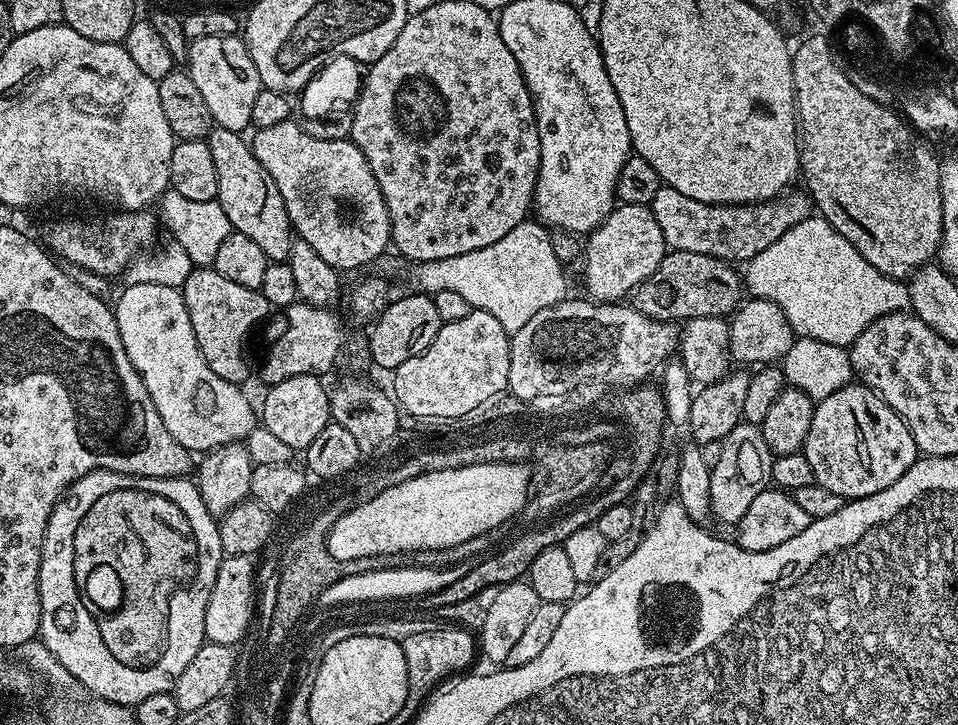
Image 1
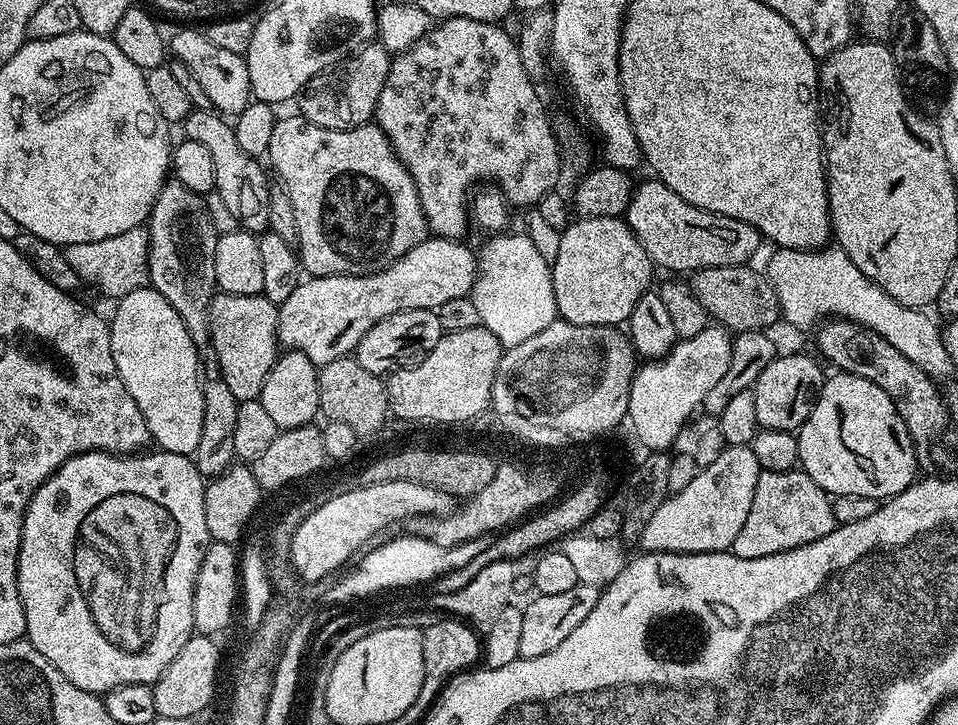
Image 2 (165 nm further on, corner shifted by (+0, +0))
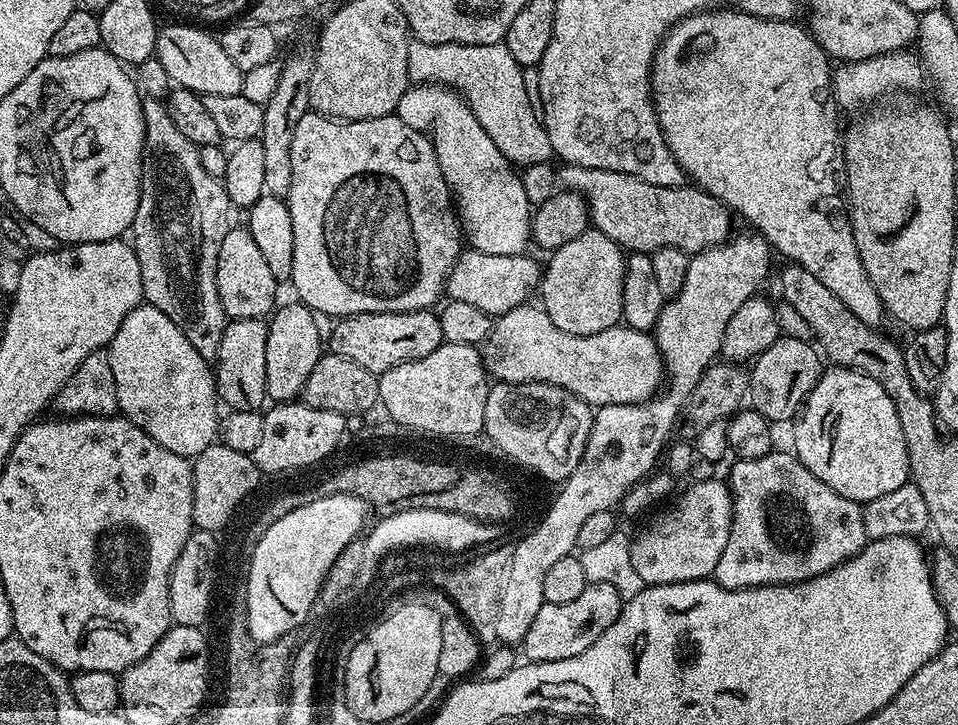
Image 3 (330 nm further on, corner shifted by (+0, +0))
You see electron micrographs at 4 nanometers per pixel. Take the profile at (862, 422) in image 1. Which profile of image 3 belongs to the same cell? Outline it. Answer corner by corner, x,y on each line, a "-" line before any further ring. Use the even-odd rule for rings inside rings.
835,366
829,369
795,421
796,459
830,490
857,502
879,498
909,483
908,447
890,394
866,374

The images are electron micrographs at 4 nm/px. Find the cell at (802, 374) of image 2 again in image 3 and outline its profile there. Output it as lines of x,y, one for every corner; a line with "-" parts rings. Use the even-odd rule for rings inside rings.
781,335
780,339
772,343
761,356
757,356
751,365
751,407
761,412
769,422
788,419
791,421
803,409
808,395
820,381
820,360
822,361
821,353
809,341

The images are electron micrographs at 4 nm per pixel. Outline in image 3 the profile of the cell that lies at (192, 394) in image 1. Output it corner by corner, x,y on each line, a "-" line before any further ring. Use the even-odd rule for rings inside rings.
147,302
130,310
122,326
118,326
118,334
114,334
107,353
116,383
119,411
129,422
137,424
146,434
150,434
150,438
154,438
158,446
185,458
195,458
202,454
202,450
206,450
206,446
217,443
222,412
218,407
213,365
204,360
202,354
194,350
194,346
190,346
186,334
182,334
182,330
178,330
178,326
174,326
174,322
170,322
170,318
162,314
162,310

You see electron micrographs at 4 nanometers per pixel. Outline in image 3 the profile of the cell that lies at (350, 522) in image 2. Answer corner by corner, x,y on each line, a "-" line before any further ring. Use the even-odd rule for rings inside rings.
350,493
320,498
278,518
259,540
255,541
255,548
252,549
247,563
247,579
248,590
252,596
252,602
248,605
249,633
257,644
273,644
276,640
282,640
286,633
294,631
307,618
323,585
318,577
327,576
346,546
365,531
364,509
365,502

